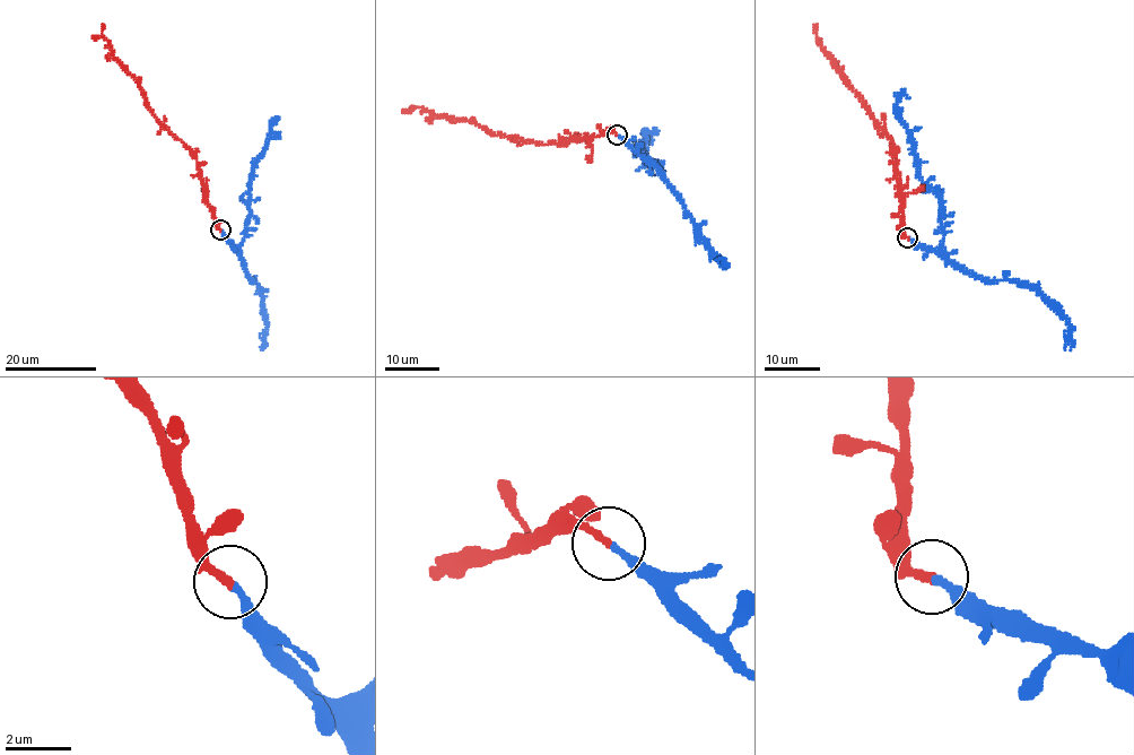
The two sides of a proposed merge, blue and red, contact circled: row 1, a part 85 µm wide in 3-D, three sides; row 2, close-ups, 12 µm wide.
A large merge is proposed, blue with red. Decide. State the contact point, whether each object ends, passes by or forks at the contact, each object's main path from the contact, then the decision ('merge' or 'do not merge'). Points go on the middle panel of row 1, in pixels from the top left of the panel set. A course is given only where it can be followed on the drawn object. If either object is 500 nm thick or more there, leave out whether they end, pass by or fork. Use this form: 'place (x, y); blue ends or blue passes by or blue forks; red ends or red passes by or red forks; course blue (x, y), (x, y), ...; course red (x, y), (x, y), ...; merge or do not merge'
place (617, 135); blue ends; red ends; course blue (617, 135), (653, 165), (677, 193), (697, 232), (723, 261); course red (617, 135), (610, 132), (586, 139), (537, 144), (498, 136), (469, 121), (438, 118), (418, 106), (413, 111); merge

